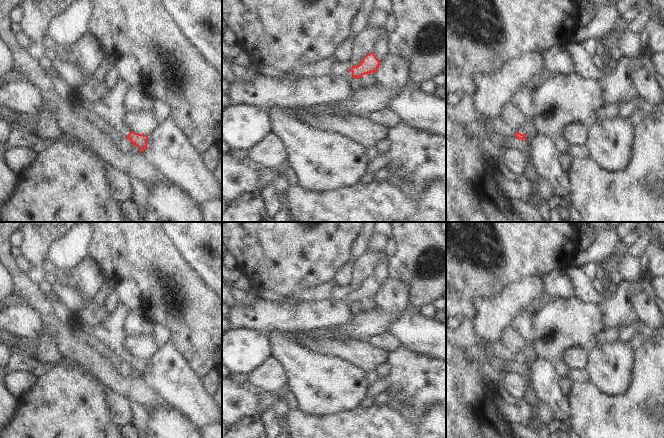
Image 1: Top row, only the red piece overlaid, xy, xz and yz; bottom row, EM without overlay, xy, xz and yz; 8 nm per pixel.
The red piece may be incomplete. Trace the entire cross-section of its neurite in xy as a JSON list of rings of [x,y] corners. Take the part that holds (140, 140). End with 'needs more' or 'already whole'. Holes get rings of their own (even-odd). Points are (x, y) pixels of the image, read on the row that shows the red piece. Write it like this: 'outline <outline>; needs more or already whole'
outline [[[119,80],[118,84],[111,90],[110,95],[97,105],[89,104],[80,98],[75,98],[73,92],[70,97],[74,105],[88,112],[95,113],[99,117],[104,117],[116,131],[136,145],[140,152],[144,152],[147,147],[148,136],[132,131],[126,122],[126,115],[128,113],[126,96],[129,90],[129,84],[124,80]]]; needs more

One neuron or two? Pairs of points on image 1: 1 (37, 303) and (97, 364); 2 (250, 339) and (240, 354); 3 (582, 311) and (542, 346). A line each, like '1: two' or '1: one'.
1: one
2: one
3: one

